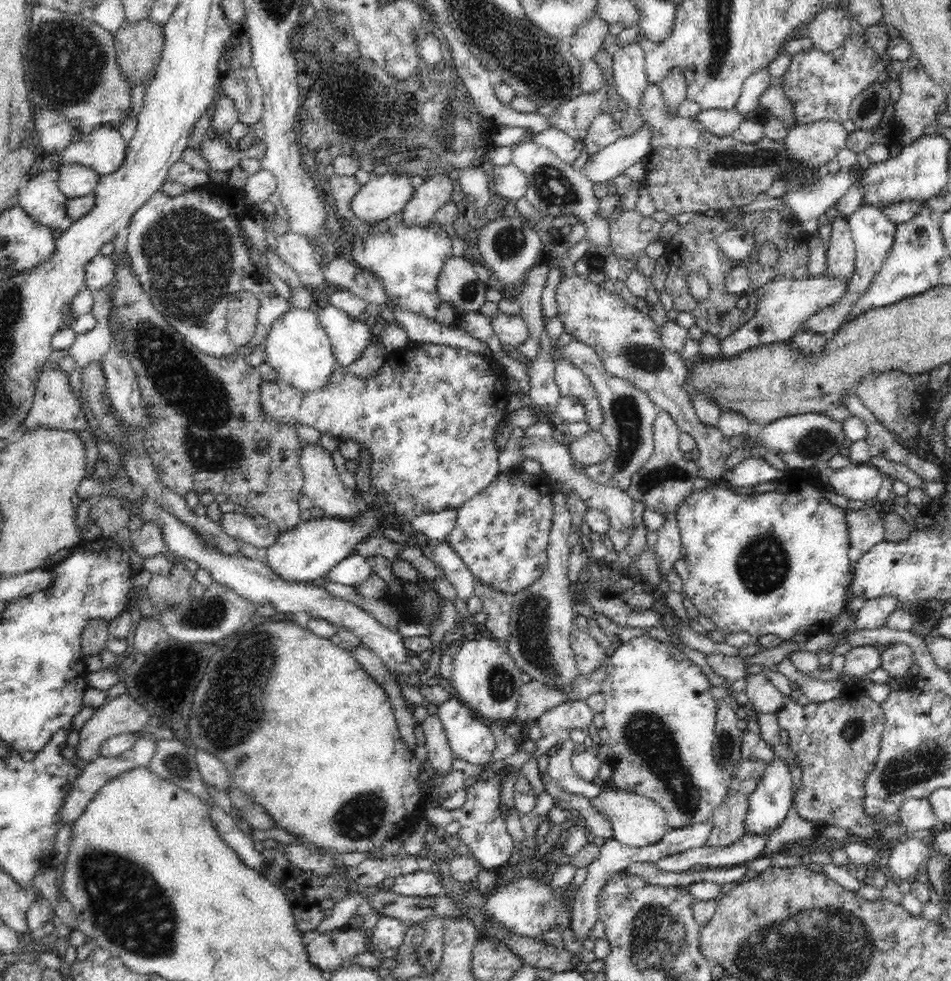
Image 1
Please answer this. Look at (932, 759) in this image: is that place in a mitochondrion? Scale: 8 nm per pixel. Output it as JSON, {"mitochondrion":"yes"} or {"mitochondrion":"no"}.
{"mitochondrion":"yes"}

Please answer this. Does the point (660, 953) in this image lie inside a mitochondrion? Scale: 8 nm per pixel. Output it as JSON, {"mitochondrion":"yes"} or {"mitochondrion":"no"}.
{"mitochondrion":"yes"}

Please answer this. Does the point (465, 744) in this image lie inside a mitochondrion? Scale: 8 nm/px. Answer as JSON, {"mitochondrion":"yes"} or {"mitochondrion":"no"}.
{"mitochondrion":"no"}

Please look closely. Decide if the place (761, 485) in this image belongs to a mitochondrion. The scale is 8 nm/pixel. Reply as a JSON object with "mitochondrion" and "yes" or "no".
{"mitochondrion":"no"}

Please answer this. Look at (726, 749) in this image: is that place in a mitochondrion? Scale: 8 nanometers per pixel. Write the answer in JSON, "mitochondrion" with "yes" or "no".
{"mitochondrion":"yes"}

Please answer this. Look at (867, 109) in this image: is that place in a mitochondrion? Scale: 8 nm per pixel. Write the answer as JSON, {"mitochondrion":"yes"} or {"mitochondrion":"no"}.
{"mitochondrion":"yes"}

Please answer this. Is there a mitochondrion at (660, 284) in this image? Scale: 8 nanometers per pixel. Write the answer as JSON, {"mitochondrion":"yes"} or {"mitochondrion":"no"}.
{"mitochondrion":"no"}

